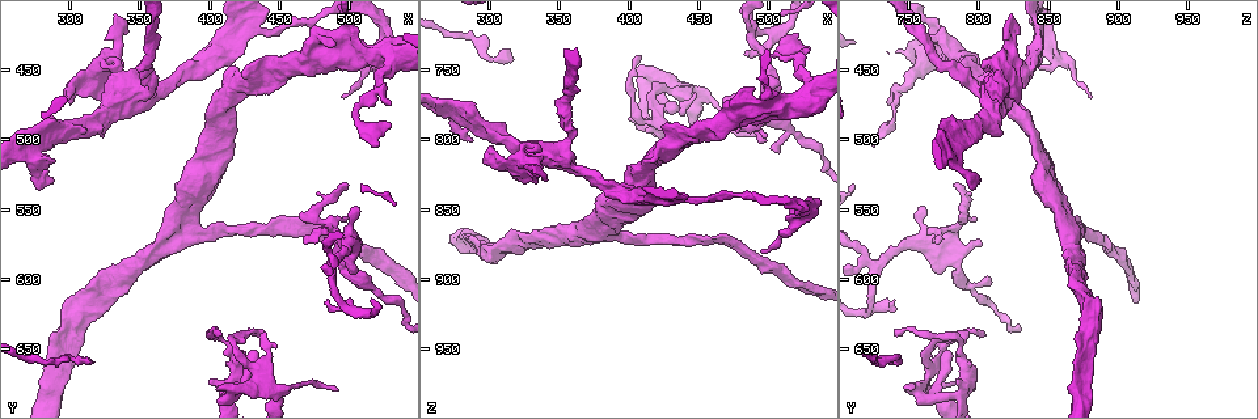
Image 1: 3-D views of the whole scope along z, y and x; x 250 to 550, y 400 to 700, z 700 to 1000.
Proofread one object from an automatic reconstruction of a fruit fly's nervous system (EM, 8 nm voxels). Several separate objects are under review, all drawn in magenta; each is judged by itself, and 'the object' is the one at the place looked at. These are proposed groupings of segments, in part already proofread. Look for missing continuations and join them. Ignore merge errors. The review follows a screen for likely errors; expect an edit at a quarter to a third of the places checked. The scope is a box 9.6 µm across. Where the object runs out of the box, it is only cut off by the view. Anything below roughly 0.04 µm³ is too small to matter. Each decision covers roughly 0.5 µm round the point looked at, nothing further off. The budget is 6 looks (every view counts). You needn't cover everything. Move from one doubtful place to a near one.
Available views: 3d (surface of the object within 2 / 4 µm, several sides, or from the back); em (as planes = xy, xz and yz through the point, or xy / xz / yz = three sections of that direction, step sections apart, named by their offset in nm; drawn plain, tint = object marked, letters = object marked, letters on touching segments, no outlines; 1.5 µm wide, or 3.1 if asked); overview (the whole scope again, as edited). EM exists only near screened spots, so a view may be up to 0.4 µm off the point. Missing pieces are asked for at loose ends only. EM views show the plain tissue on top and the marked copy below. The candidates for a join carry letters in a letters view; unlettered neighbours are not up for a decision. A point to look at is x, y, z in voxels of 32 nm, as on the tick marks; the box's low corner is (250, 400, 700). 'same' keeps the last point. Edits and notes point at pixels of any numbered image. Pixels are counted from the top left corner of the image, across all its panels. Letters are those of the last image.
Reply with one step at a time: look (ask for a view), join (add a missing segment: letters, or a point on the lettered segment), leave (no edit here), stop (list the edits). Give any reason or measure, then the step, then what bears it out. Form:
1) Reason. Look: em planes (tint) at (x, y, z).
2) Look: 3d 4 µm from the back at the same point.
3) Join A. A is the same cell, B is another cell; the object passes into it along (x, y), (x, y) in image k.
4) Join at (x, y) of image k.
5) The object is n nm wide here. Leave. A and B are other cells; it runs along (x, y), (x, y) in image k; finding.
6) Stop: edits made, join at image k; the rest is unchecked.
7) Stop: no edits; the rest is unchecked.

An open end. Look: 3d 4 µm at (484, 614, 740).

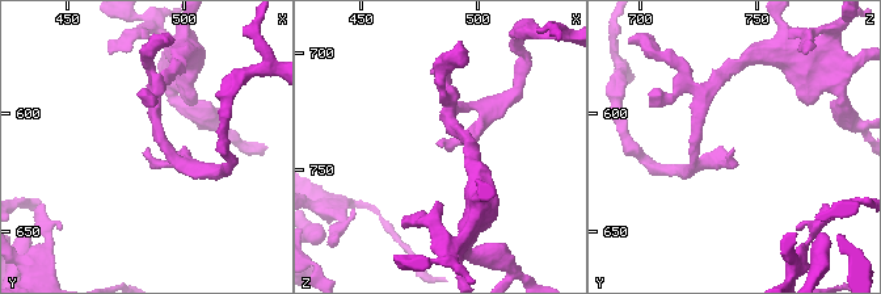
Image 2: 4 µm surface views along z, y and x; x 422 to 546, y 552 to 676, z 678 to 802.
Need the tissue. Look: em yz step 8 (tint) at (484, 616, 739).

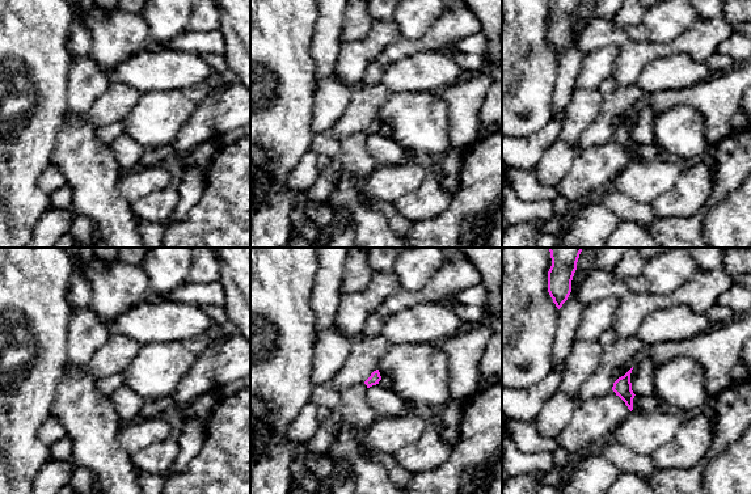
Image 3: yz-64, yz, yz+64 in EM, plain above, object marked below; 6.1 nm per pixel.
Look: em planes (letters) at the same point.

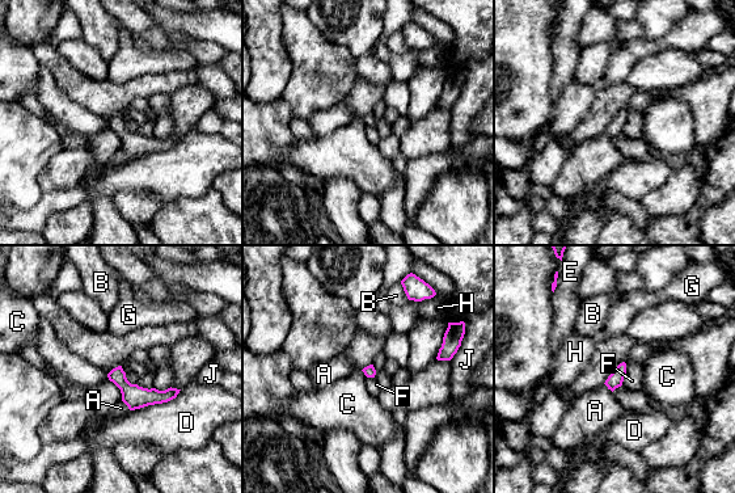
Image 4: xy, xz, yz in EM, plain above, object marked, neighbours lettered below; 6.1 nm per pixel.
Leave. A, B, C, D, E, F, G, H and J are other cells; a border runs along (360, 370), (367, 376) in image 4; no lettered segment goes on from it.

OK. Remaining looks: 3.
Thin end. Look: 3d 4 µm at (522, 504, 724).

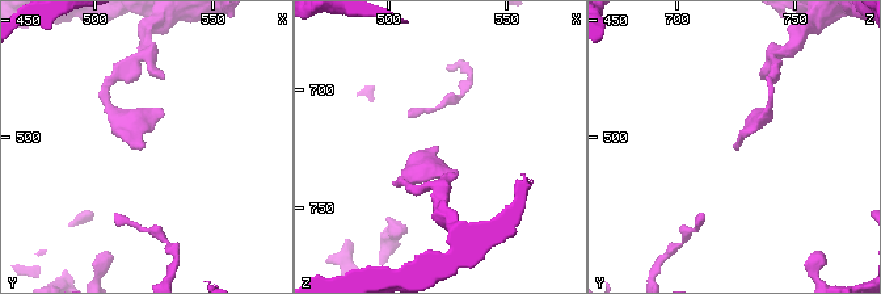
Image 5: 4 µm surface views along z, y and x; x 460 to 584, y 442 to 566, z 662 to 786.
Now the EM. Look: em planes (letters) at (520, 505, 724).

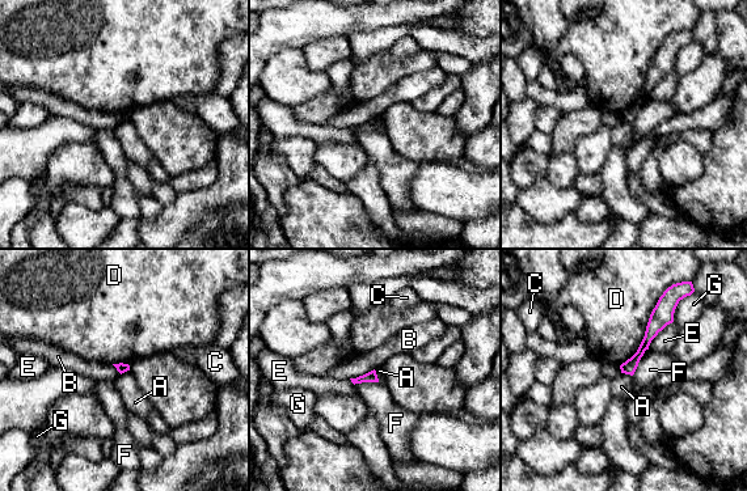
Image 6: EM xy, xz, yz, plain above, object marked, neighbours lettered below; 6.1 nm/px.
Leave. A, B, C, D, E, F and G are other cells; it runs along (665, 308), (640, 354), (624, 369) in image 6; none of them fits.

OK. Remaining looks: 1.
Tapers out. Look: em planes (letters) at (496, 574, 804).

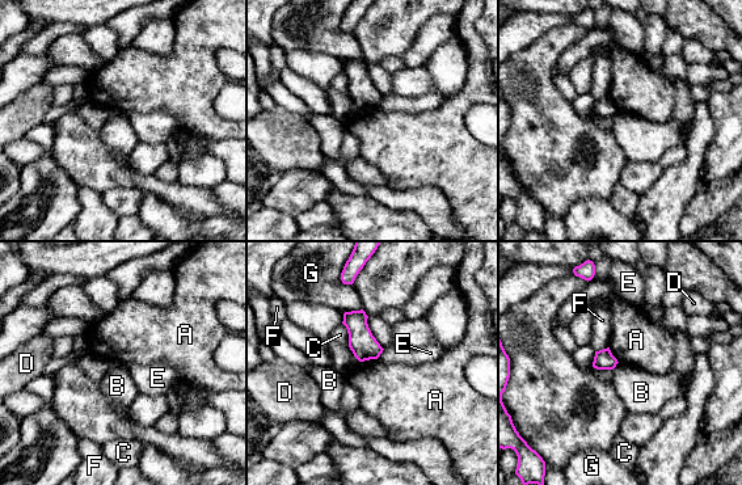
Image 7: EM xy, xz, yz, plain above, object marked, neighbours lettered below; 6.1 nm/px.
The longest contact is with C, 160 nm. Leave. A, B, C, D, E, F and G are other cells; none of them fits.

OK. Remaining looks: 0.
Stop: no edits; the rest is unchecked.

